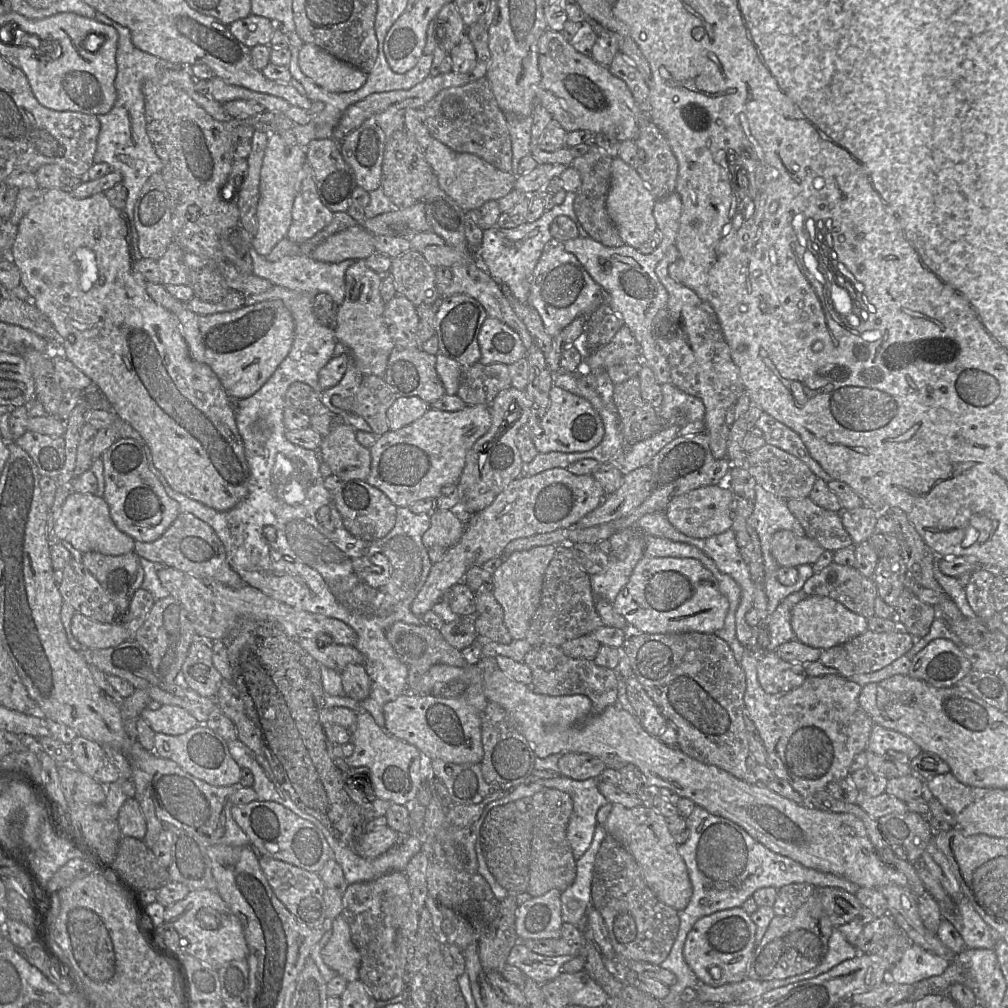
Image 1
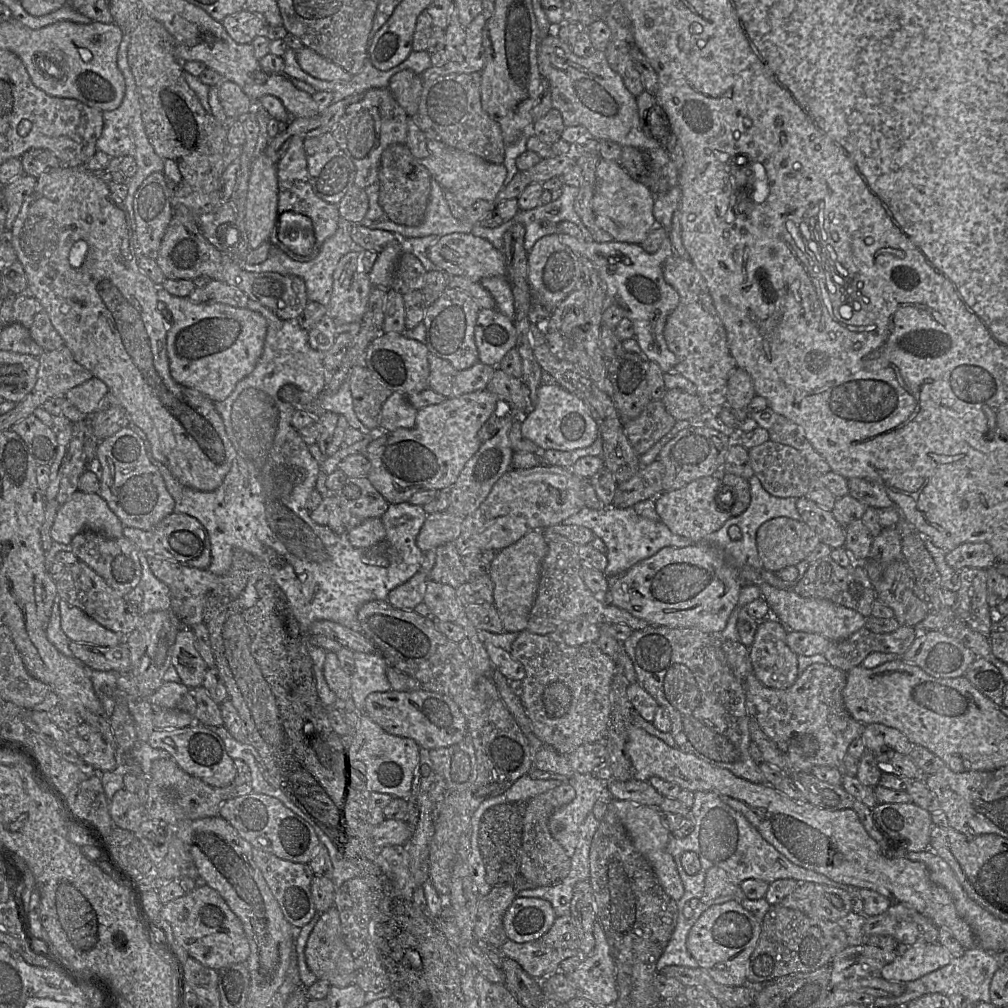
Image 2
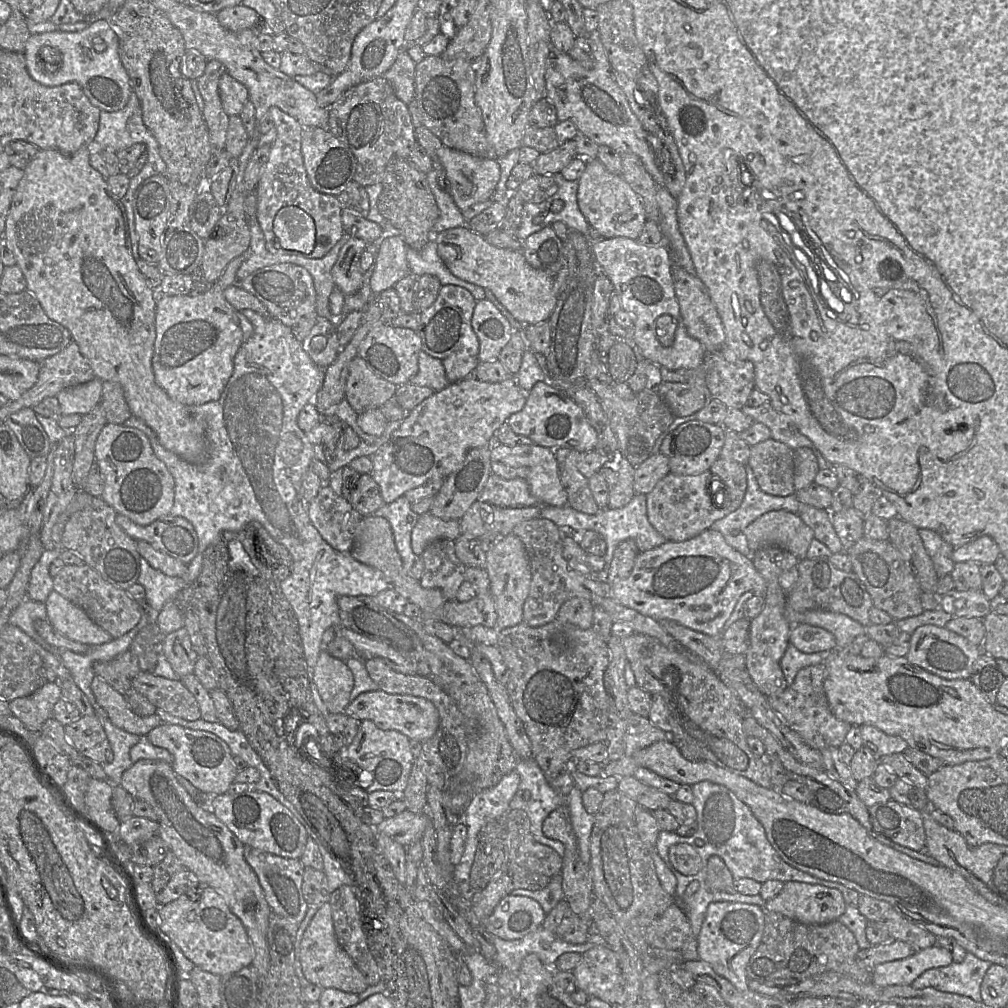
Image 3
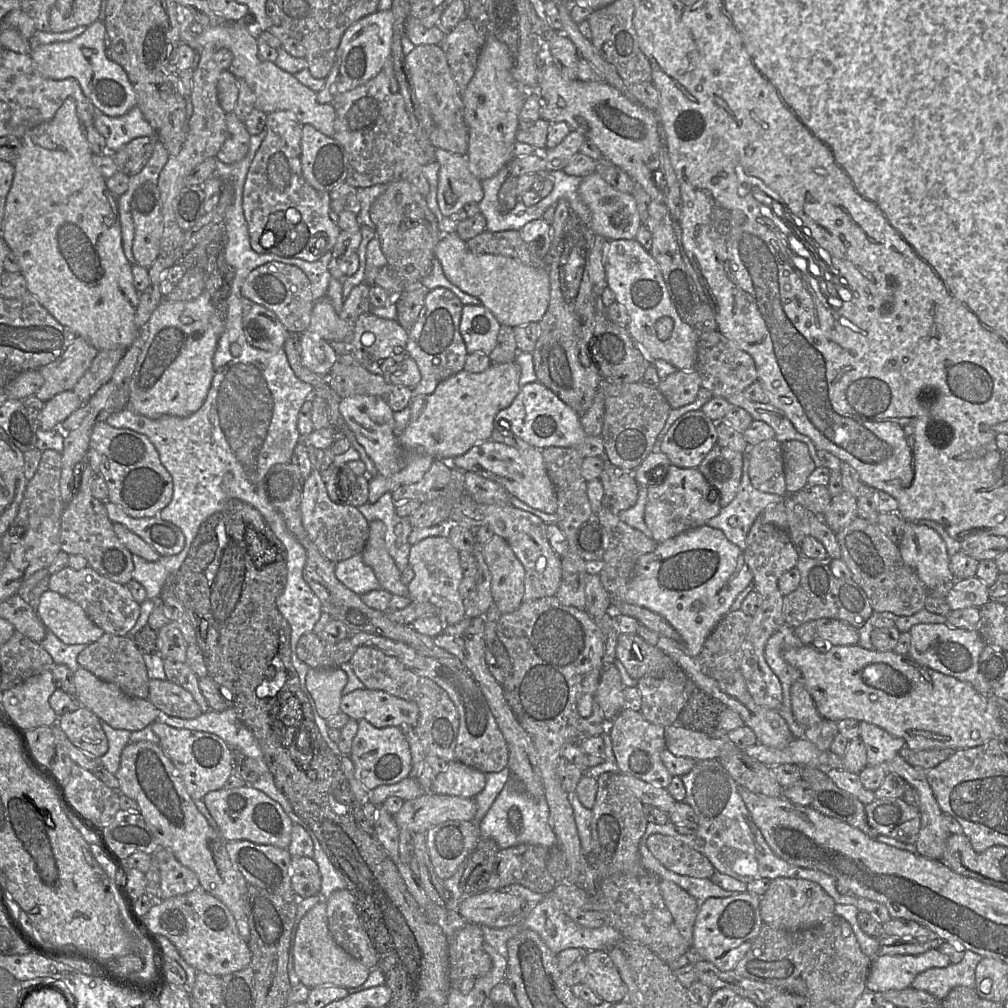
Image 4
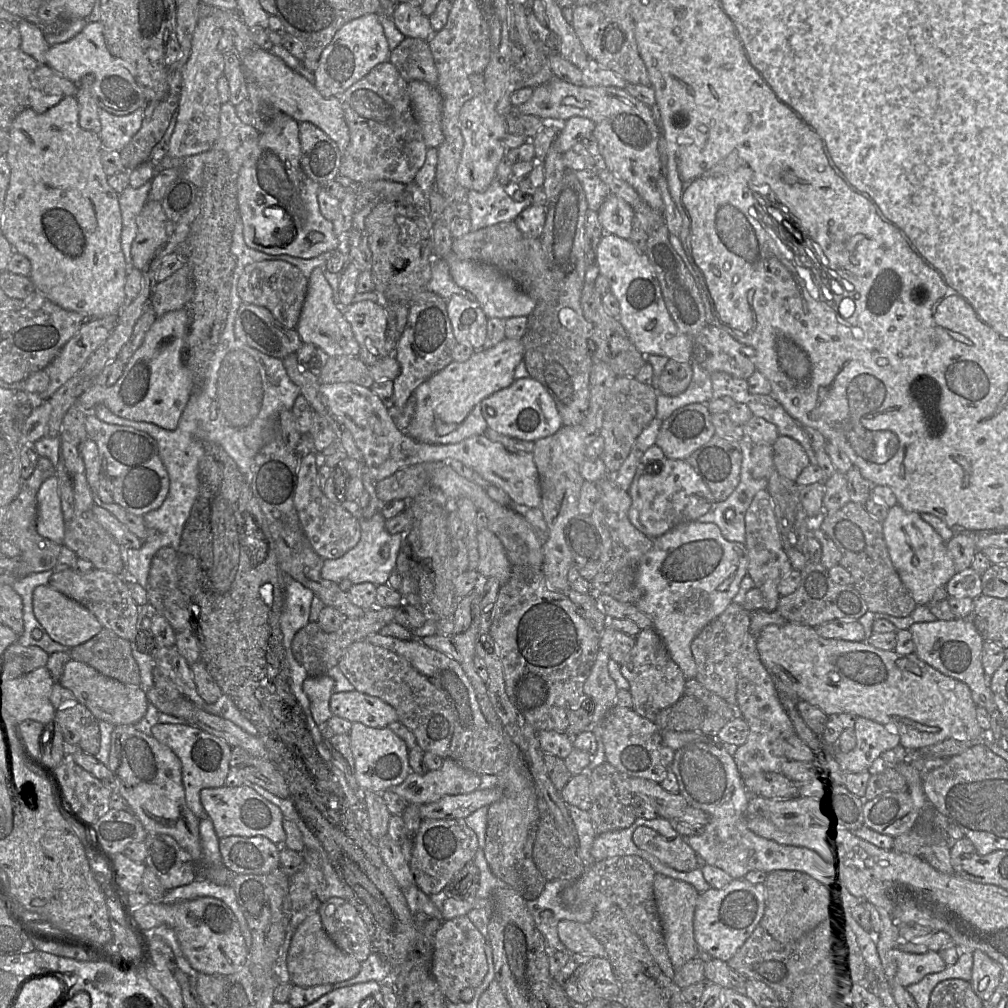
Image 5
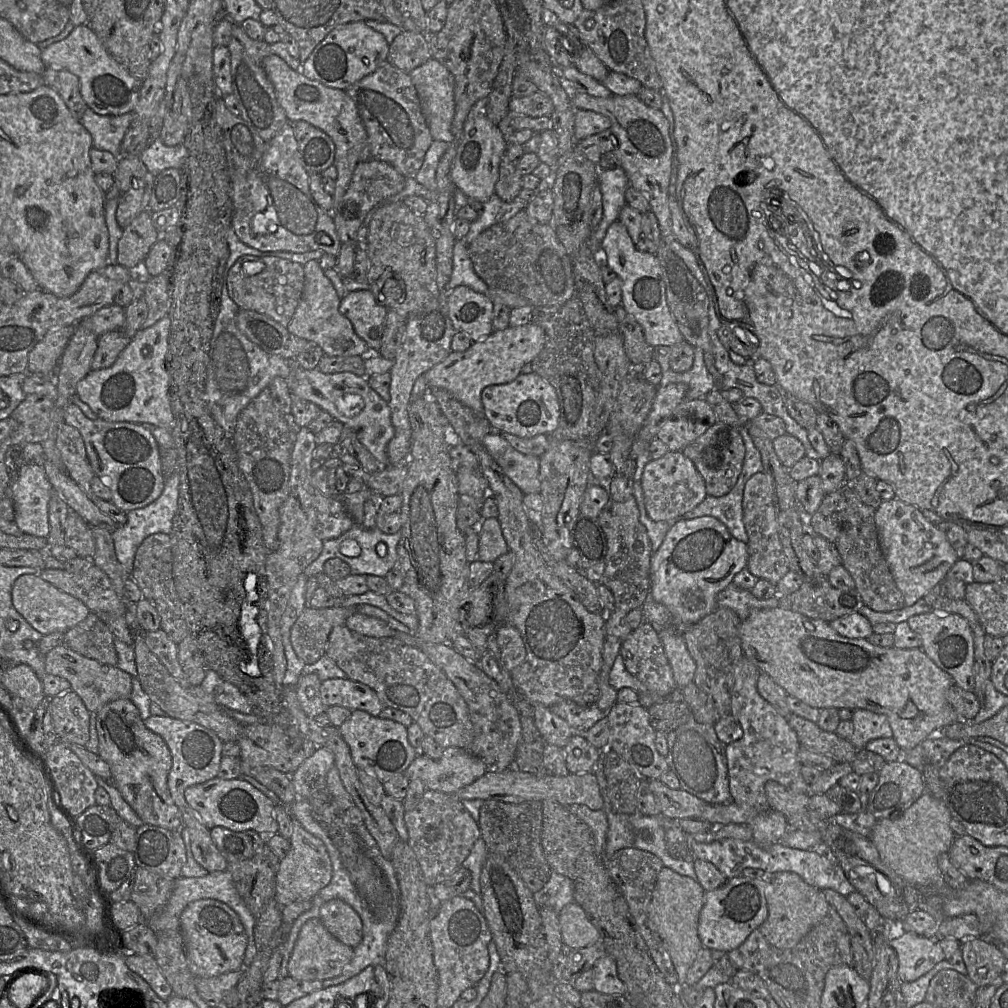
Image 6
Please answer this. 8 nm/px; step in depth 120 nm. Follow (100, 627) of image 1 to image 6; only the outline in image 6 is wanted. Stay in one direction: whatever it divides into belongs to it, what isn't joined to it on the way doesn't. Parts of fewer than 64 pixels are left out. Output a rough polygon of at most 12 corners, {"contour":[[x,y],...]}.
{"contour":[[21,575],[12,603],[42,635],[91,612],[38,575]]}

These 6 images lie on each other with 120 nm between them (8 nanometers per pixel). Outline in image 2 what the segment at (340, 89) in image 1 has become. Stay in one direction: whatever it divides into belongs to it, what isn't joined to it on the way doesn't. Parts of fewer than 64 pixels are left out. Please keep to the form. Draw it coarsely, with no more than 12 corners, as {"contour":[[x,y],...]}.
{"contour":[[310,48],[298,52],[300,67],[325,81],[353,75]]}

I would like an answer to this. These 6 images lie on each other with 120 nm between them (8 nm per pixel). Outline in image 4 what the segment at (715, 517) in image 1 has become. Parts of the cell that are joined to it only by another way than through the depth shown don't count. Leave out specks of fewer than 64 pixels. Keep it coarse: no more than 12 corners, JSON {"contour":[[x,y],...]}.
{"contour":[[670,464],[647,487],[645,523],[657,543],[721,511],[698,468]]}

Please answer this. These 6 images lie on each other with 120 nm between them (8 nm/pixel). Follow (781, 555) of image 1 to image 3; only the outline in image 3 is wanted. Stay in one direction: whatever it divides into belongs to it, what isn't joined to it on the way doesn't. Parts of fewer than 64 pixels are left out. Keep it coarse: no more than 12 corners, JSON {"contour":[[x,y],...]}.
{"contour":[[767,512],[745,530],[752,551],[806,558],[813,530],[798,514]]}

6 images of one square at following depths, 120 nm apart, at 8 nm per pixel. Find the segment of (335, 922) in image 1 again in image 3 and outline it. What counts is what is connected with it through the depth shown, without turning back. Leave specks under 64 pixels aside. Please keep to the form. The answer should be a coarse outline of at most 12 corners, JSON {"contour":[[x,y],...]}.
{"contour":[[323,903],[297,947],[305,979],[359,994],[368,984]]}

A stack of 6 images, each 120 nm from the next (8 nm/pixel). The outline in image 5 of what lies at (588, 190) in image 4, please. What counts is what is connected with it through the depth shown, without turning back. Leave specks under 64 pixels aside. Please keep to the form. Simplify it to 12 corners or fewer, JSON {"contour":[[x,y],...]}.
{"contour":[[612,193],[598,210],[603,231],[631,238],[633,207]]}

